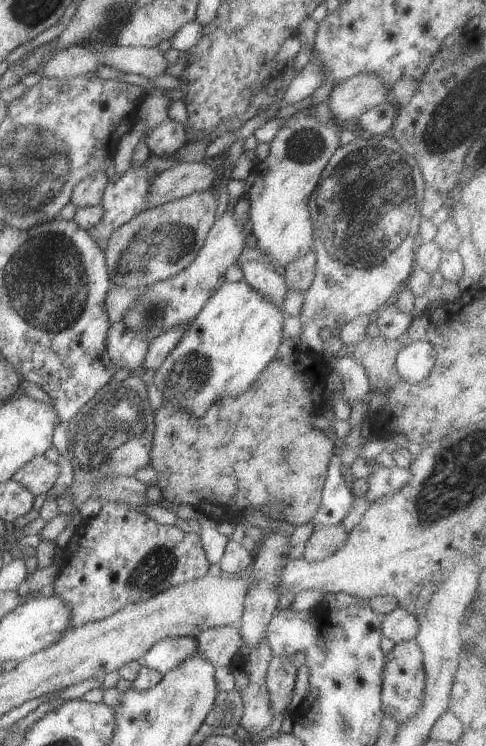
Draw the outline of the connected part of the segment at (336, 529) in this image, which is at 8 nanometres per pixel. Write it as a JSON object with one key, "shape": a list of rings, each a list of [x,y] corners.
{"shape":[[[342,523],[329,527],[318,526],[307,540],[304,559],[308,562],[323,561],[346,542],[348,534]]]}

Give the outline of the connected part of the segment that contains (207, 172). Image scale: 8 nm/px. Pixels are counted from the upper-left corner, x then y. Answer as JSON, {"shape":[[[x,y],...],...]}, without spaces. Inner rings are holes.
{"shape":[[[204,160],[179,163],[156,176],[149,187],[145,208],[152,209],[194,192],[214,188],[216,179],[214,170]]]}

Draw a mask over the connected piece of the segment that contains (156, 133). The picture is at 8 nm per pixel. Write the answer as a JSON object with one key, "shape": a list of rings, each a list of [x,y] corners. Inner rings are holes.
{"shape":[[[167,119],[147,130],[147,144],[151,155],[172,157],[187,144],[188,129],[182,123]]]}

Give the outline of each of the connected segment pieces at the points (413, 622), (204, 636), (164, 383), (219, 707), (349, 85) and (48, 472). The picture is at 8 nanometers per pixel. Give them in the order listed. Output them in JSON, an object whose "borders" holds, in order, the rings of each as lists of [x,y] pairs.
{"borders":[[[[402,607],[382,616],[381,631],[384,637],[395,643],[415,640],[419,633],[418,619]]],[[[233,625],[213,627],[200,632],[197,637],[199,652],[215,668],[232,668],[240,646],[244,643],[239,628]]],[[[223,280],[218,288],[219,290],[210,298],[210,301],[204,306],[204,309],[198,314],[198,317],[185,328],[182,339],[176,344],[176,347],[170,354],[166,356],[164,363],[158,368],[152,380],[154,386],[156,386],[156,390],[160,392],[160,396],[162,396],[162,401],[164,403],[171,403],[172,407],[196,417],[204,417],[212,405],[224,398],[244,395],[250,389],[250,386],[256,383],[256,380],[258,380],[260,374],[270,365],[270,362],[275,360],[278,347],[281,345],[283,339],[281,329],[286,317],[281,307],[272,305],[272,302],[266,301],[266,298],[260,297],[260,294],[257,294],[254,290],[245,286],[242,281],[231,283]]],[[[238,690],[220,691],[215,699],[214,709],[208,714],[205,723],[215,727],[235,727],[243,718],[244,704]]],[[[360,73],[334,86],[327,102],[333,120],[344,127],[350,127],[361,114],[388,100],[388,96],[388,90],[378,77]]],[[[42,454],[18,468],[11,478],[20,482],[24,488],[28,488],[34,496],[38,496],[38,494],[47,494],[56,485],[59,475],[57,464],[50,462]]]]}

